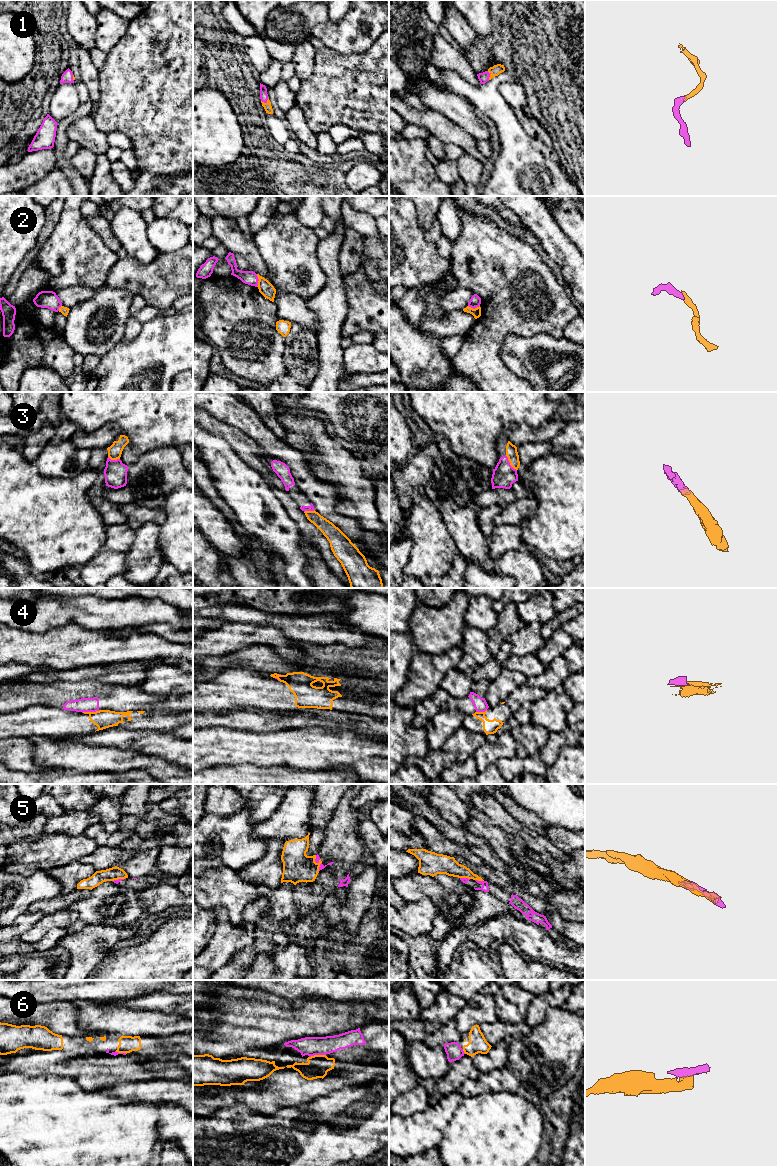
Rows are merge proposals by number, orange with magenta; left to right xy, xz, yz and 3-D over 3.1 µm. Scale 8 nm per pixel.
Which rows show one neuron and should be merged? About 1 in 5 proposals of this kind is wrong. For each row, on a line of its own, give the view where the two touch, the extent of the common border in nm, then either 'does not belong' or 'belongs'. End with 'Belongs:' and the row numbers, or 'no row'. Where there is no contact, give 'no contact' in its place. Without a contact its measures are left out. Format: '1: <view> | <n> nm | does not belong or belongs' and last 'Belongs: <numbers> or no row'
1: xz | 70 nm | belongs
2: xz | 100 nm | belongs
3: yz | 160 nm | belongs
4: xy | 140 nm | does not belong
5: yz | 70 nm | does not belong
6: xz | 140 nm | belongs
Belongs: 1, 2, 3, 6

